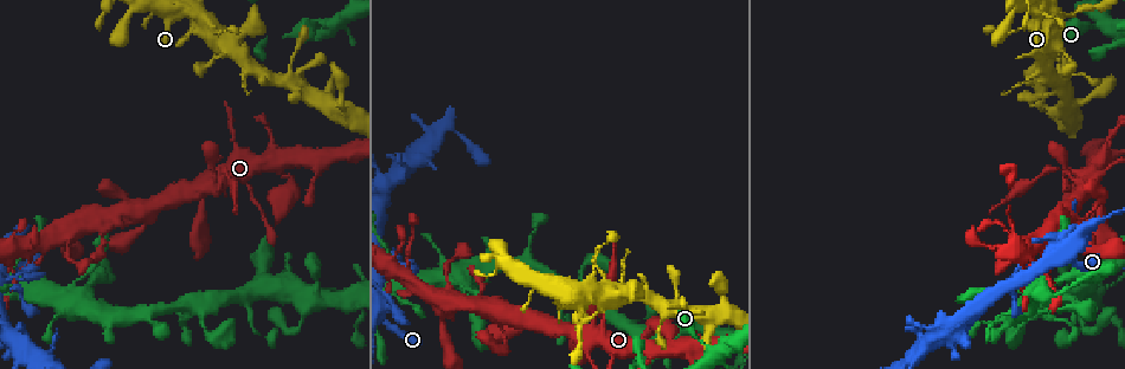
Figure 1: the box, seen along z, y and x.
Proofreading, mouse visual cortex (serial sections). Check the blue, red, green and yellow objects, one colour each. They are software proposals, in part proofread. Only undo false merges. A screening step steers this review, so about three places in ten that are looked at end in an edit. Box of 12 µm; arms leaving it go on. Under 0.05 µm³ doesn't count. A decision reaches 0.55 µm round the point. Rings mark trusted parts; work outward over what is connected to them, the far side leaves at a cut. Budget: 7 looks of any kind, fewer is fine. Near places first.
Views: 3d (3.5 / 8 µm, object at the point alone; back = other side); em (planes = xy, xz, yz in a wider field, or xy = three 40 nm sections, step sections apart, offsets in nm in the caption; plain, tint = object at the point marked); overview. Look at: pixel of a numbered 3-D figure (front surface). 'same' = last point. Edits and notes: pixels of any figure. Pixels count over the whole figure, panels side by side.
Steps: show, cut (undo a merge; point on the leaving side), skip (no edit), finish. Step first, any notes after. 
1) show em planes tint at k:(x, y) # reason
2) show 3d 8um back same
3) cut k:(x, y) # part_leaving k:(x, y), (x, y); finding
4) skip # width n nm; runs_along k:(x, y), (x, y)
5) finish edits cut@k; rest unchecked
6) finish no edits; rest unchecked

show 3d 3.5um at 1:(201, 17) # small branch off a trunk

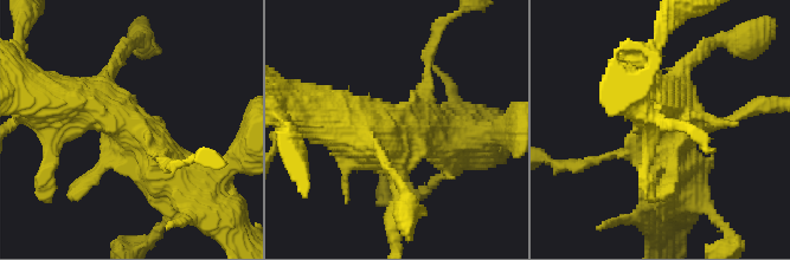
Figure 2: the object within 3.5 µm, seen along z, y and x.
show em xy step 5 tint at 2:(132, 126) # need the tissue

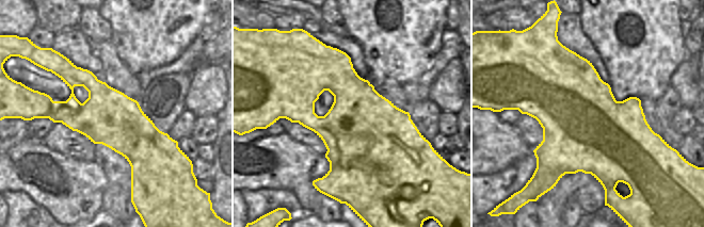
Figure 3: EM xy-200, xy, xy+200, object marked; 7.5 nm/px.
show em xy step 2 tint same # cut it another way

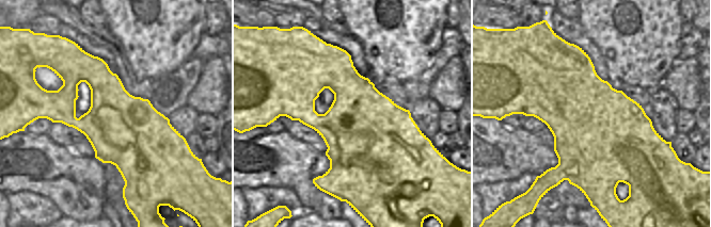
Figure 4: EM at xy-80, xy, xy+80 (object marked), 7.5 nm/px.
skip # runs_along 2:(363, 142), (406, 136), (378, 99); continuous, no second cell

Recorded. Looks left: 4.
show 3d 3.5um back at 1:(1069, 174) # narrows sharply

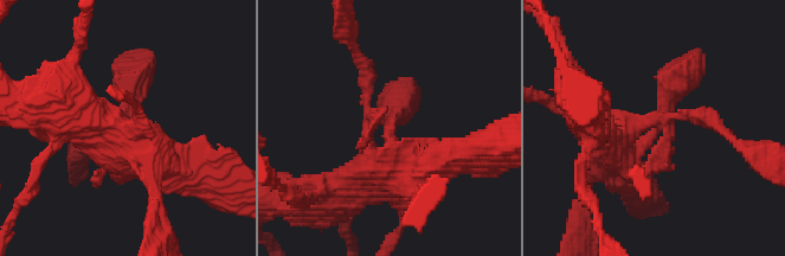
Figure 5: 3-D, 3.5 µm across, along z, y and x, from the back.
show em xy step 2 tint at 5:(393, 126) # arm_widths 400, 450 nm; now the EM

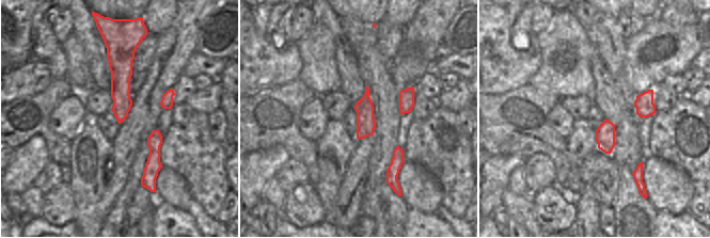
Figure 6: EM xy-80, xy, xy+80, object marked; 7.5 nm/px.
show em xy step 1 tint same # another direction

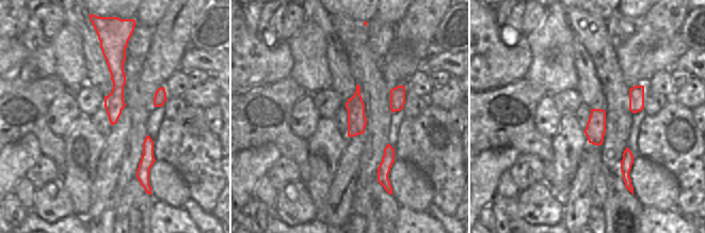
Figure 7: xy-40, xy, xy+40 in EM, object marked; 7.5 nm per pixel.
cut 5:(372, 77) # part_leaving 5:(367, 121), (367, 70), (346, 27); a second cell is stuck on

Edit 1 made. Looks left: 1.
finish edits cut@5; rest unchecked

